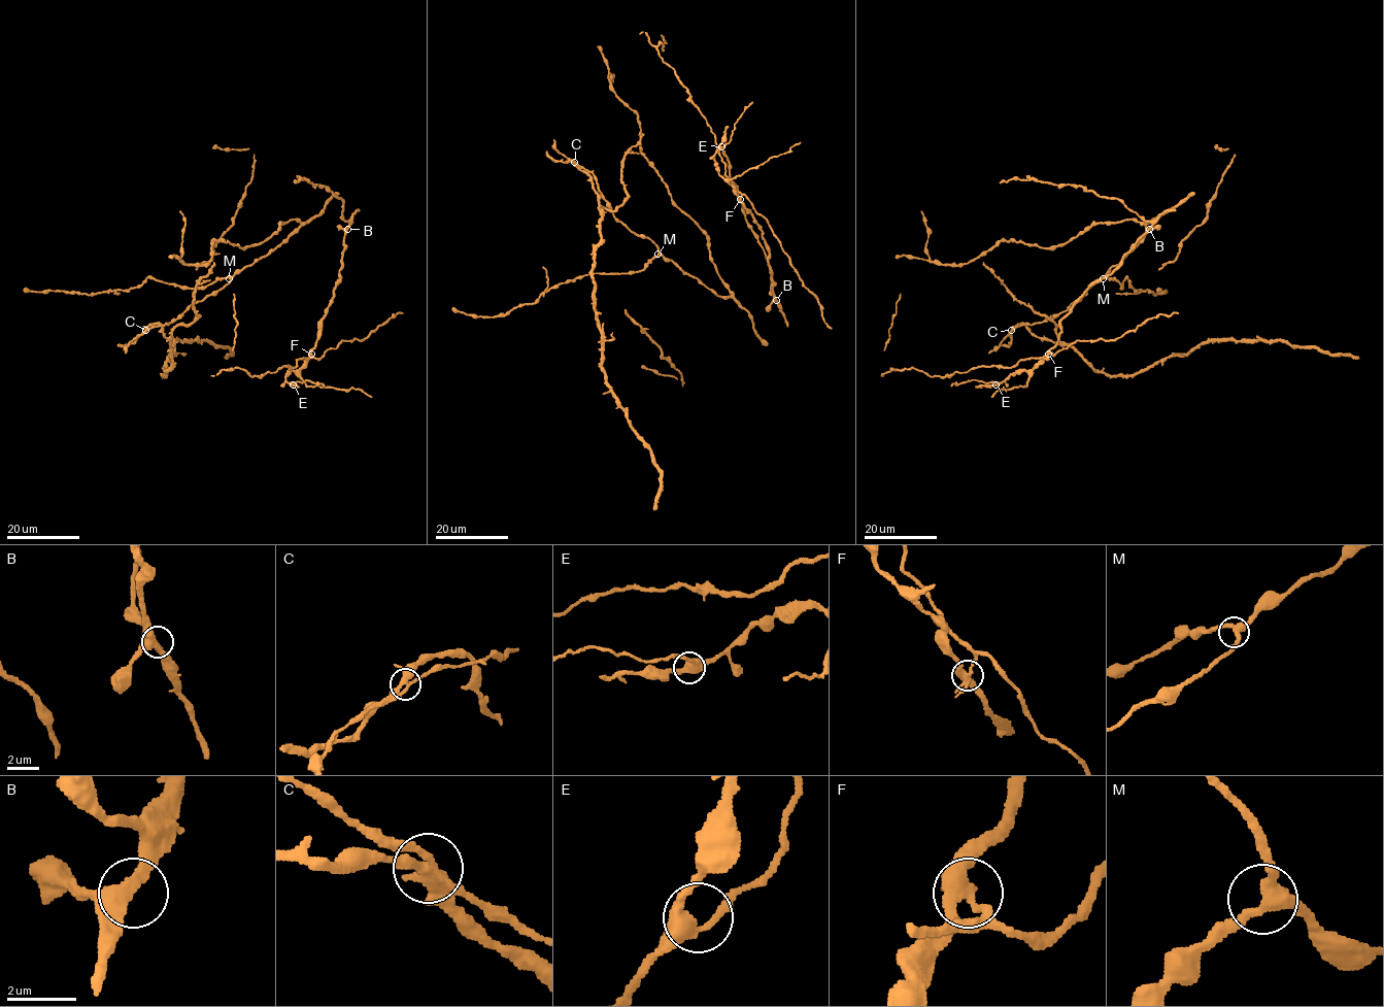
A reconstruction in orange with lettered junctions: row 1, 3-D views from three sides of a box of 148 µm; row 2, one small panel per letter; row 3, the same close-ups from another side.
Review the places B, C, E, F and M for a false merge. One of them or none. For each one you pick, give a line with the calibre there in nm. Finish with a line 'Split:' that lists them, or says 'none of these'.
F: 380 nm
Split: F

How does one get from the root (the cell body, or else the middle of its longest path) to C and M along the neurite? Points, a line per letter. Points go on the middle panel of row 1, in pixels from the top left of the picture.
C: (683, 271), (667, 260), (649, 238), (637, 236), (618, 222), (599, 190), (596, 177), (574, 162)
M: (683, 271), (657, 254)

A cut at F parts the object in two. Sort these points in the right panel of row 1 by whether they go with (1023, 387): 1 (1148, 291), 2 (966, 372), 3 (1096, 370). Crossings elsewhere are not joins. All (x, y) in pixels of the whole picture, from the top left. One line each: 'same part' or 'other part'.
1: same part
2: other part
3: same part

